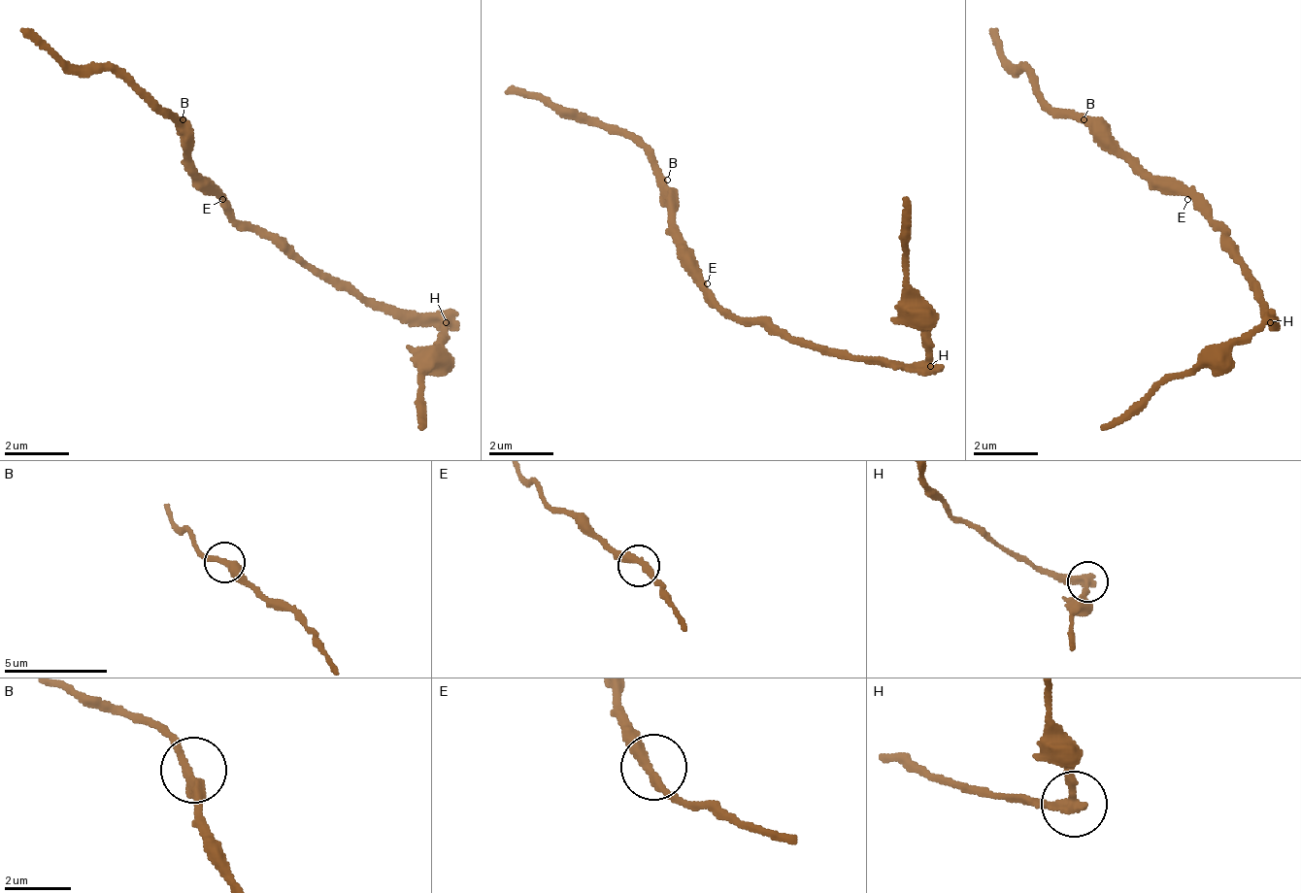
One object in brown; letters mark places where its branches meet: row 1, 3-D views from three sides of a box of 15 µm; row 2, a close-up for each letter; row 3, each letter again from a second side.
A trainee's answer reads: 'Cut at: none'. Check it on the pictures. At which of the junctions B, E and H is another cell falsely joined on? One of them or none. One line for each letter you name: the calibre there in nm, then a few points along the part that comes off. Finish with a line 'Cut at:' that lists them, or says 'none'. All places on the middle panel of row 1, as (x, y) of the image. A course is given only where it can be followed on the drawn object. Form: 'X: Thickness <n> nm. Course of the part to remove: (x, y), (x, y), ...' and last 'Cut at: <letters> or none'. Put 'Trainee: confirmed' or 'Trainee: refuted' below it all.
H: Thickness 300 nm. Course of the part to remove: (932, 364), (908, 260), (908, 195)
Cut at: H
Trainee: refuted

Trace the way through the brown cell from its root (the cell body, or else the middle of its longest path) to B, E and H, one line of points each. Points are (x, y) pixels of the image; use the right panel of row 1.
B: (1228, 240), (1180, 191), (1155, 191), (1084, 119)
E: (1228, 240), (1187, 199)
H: (1228, 240), (1228, 248), (1244, 264), (1244, 272), (1252, 280), (1268, 320)

